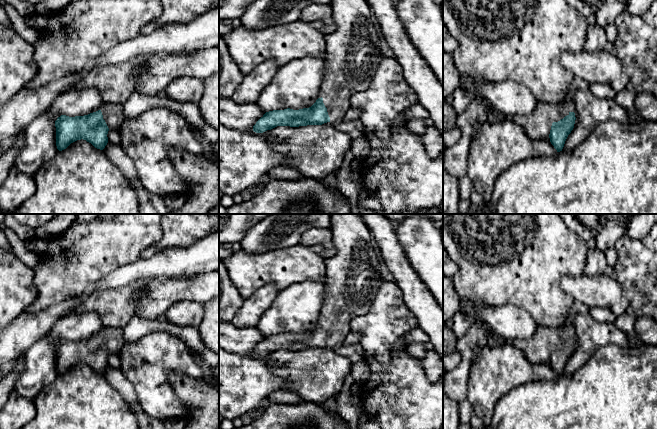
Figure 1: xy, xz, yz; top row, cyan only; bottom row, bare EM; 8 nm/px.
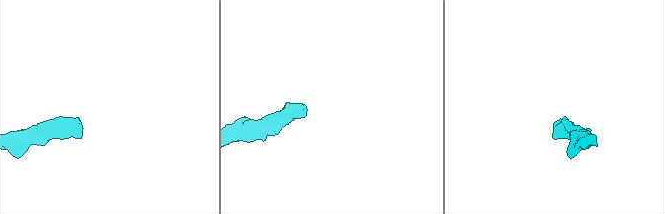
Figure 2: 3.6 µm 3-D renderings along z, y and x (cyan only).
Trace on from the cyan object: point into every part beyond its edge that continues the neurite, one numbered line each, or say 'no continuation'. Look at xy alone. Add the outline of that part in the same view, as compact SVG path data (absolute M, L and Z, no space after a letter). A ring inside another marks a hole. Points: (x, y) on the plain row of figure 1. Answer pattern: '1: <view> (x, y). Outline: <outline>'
1: xy (113, 339). Outline: M104 327L100 334L108 352L119 354L125 345L123 328Z

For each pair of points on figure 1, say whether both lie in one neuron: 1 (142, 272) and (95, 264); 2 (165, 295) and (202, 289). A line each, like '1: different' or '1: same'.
1: different
2: same

